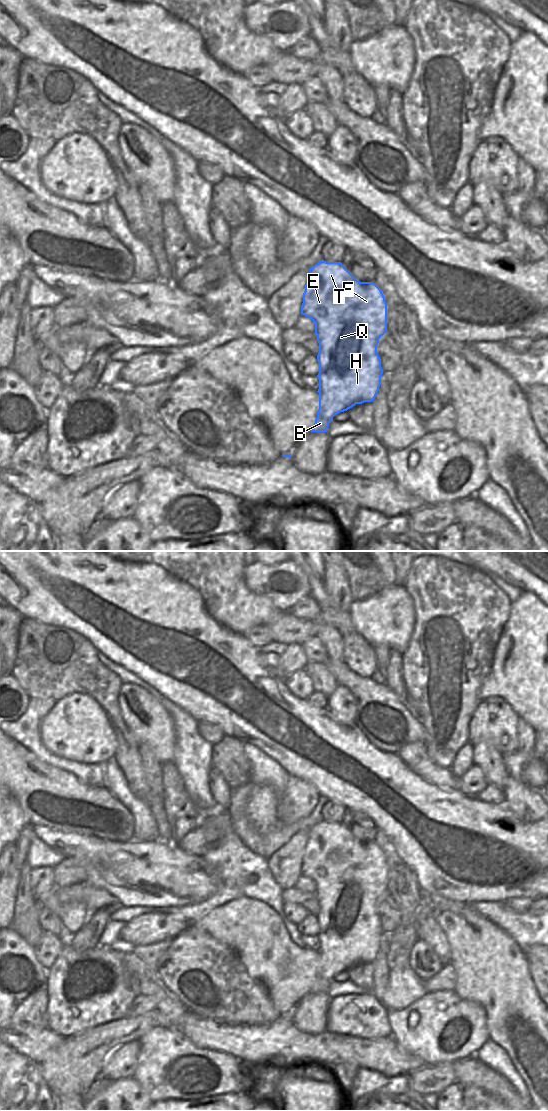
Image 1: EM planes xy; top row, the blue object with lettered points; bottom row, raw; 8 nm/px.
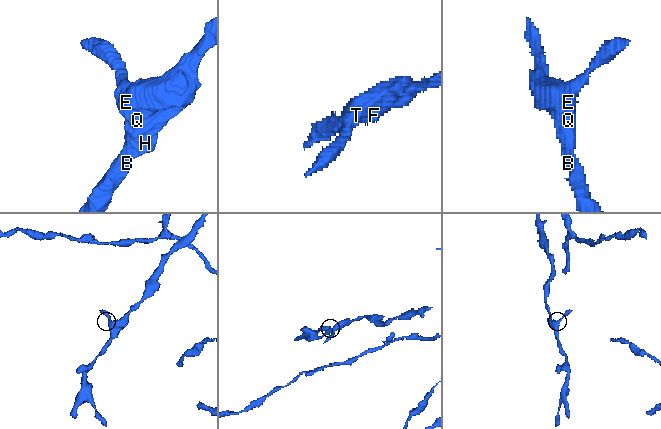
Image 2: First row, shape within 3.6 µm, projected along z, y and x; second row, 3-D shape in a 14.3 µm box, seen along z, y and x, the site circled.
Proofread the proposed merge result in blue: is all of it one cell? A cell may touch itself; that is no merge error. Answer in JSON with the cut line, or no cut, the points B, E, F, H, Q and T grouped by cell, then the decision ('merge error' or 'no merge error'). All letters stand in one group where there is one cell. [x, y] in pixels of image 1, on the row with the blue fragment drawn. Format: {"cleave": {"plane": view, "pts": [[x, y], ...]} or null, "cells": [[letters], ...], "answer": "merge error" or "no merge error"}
{"cleave": null, "cells": [["B", "E", "F", "H", "Q", "T"]], "answer": "no merge error"}

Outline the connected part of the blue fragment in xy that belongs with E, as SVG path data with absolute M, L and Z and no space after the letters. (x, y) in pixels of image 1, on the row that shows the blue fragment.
M322 259L309 269L301 314L315 323L319 343L319 409L311 432L327 432L329 423L336 414L347 411L356 404L372 402L379 391L383 369L377 345L387 332L387 303L377 284L360 282L341 262L326 262Z

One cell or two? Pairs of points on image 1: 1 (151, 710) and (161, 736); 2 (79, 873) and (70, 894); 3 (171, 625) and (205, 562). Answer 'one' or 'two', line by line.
1: one
2: two
3: two

